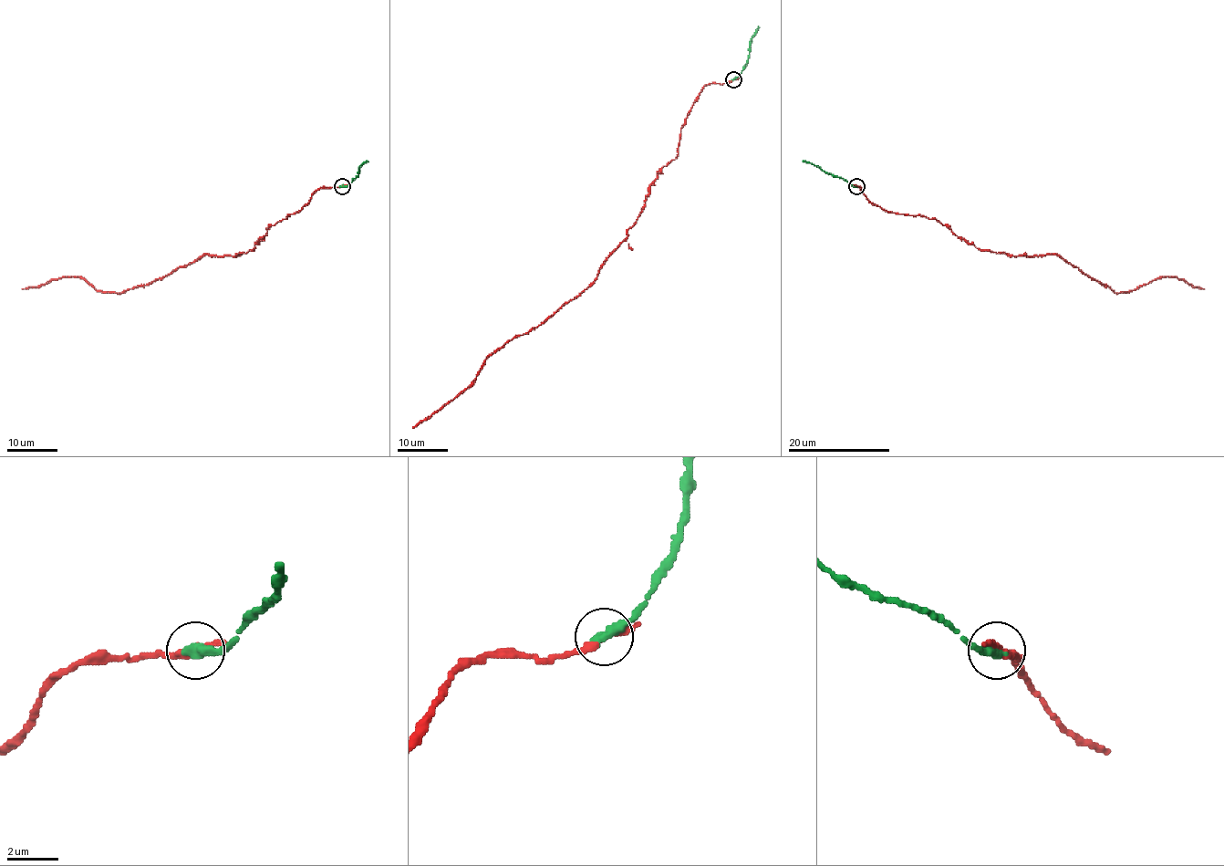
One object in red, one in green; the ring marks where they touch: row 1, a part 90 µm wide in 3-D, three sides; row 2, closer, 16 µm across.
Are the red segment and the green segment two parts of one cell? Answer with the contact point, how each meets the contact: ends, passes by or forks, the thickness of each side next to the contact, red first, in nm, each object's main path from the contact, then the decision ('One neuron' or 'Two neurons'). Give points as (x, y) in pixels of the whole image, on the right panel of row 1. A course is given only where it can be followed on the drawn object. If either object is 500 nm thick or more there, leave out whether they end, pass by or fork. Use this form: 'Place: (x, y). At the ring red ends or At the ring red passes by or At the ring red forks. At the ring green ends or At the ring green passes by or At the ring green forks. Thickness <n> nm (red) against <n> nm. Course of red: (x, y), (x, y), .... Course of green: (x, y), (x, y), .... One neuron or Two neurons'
Place: (856, 186). At the ring red passes by. At the ring green ends. Thickness 200 nm (red) against 480 nm. Course of red: (857, 186), (887, 211), (932, 219), (983, 251), (1058, 255), (1115, 293), (1129, 293), (1165, 276), (1204, 288). Course of green: (855, 186), (803, 161). One neuron

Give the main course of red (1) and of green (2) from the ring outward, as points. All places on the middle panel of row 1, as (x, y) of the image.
1: (732, 80), (699, 95), (678, 155), (661, 168), (593, 281), (492, 352), (466, 388), (412, 428)
2: (732, 79), (747, 63), (749, 43), (758, 26)

